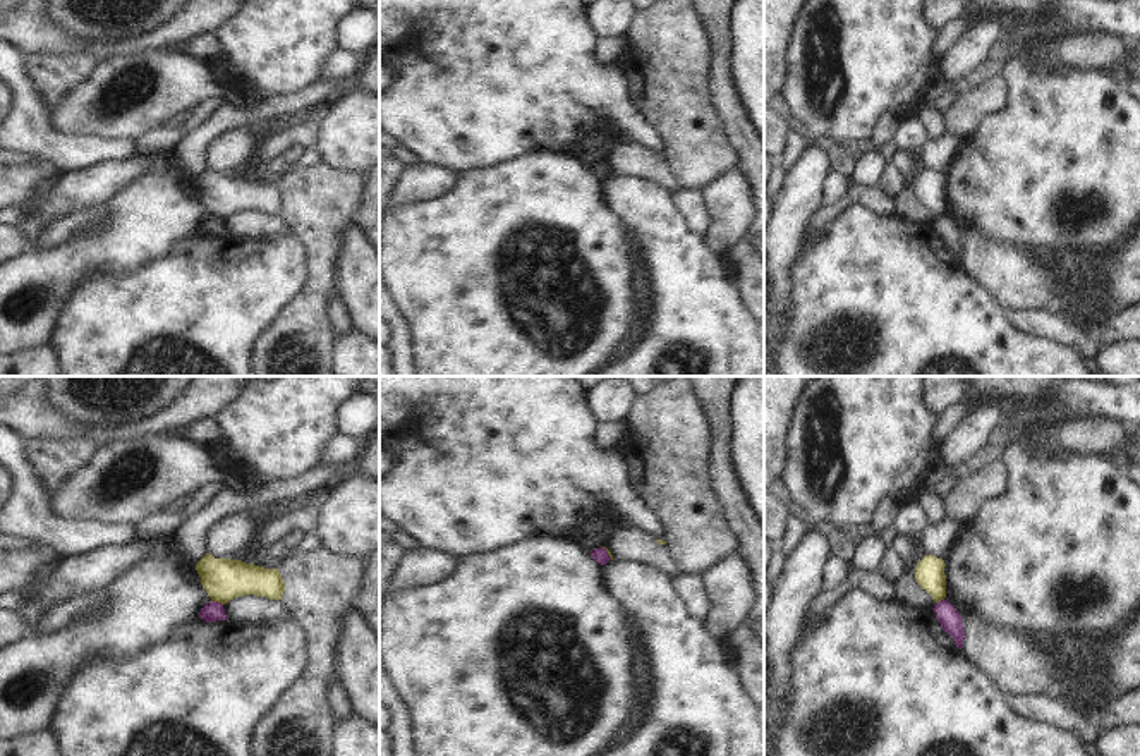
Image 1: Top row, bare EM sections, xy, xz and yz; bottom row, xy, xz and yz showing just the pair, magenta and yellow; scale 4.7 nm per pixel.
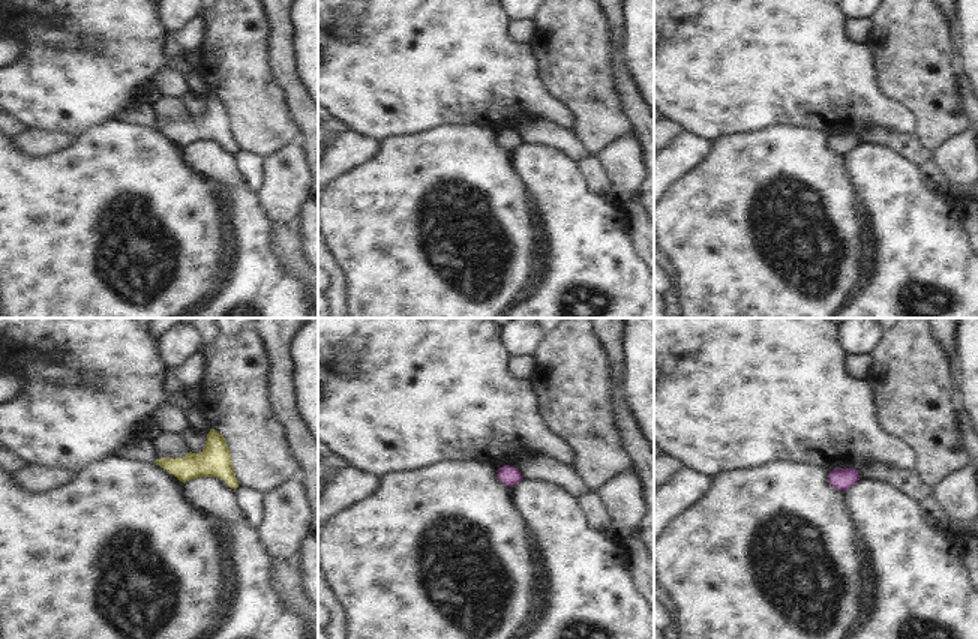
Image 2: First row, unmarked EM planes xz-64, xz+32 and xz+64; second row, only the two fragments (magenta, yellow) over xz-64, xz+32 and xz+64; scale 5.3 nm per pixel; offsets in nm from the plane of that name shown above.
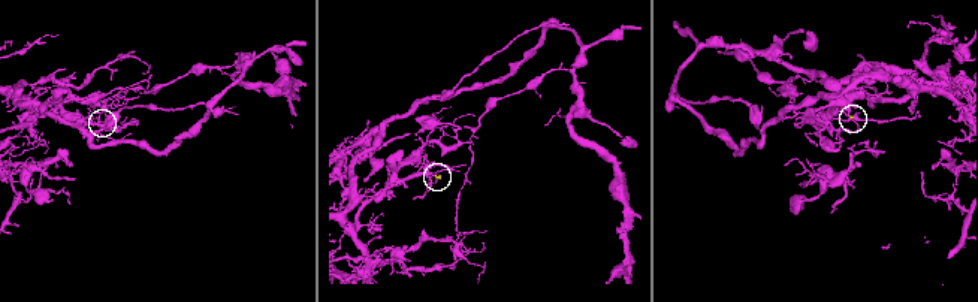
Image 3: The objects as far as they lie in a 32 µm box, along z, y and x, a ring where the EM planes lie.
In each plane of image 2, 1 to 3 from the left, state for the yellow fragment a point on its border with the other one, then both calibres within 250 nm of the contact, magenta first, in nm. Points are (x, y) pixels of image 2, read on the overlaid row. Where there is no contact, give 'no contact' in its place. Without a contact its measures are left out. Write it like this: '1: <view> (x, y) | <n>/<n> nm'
1: no contact
2: no contact
3: no contact

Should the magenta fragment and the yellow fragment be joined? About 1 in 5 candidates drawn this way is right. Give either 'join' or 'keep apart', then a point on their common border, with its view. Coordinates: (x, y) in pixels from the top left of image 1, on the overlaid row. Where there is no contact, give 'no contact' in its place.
keep apart; meets magenta in xy at (217, 602)

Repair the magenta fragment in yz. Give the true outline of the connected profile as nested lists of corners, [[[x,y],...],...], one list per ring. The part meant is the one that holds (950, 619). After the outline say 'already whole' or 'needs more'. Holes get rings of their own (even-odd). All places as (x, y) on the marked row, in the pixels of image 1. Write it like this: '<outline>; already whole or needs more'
[[[948,600],[937,601],[932,610],[936,612],[936,619],[943,631],[948,632],[953,637],[956,648],[961,649],[965,629],[960,612]]]; already whole

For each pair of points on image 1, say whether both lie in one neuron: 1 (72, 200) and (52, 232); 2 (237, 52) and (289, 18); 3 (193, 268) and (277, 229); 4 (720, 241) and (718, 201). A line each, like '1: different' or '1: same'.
1: different
2: same
3: different
4: same

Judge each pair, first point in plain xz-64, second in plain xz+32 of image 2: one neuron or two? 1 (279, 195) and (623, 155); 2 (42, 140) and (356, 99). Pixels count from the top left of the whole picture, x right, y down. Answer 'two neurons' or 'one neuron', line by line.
1: one neuron
2: two neurons

